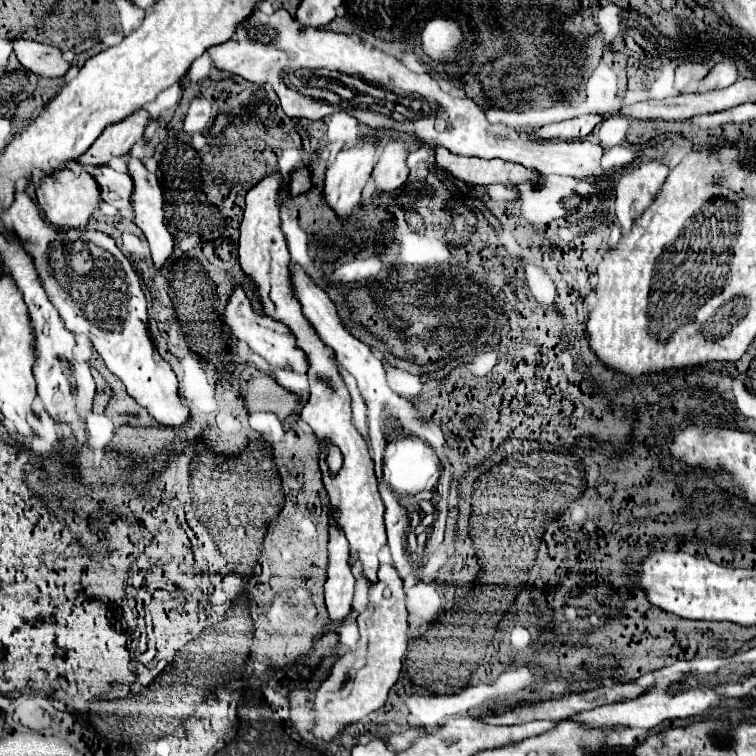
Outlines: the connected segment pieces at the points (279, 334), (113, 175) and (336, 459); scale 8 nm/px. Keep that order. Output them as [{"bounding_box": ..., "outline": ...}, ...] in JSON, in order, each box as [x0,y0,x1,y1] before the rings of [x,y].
[{"bounding_box":[219,285,307,375],"outline":[[[235,285],[229,293],[229,301],[225,305],[225,309],[219,313],[221,317],[221,323],[225,325],[225,329],[247,341],[247,345],[257,353],[261,355],[273,369],[291,369],[291,371],[297,371],[301,375],[307,375],[307,355],[303,349],[297,347],[297,339],[295,335],[291,333],[291,329],[281,323],[281,321],[275,321],[273,317],[269,315],[263,315],[255,309],[255,301],[251,301],[243,289],[243,285]]]},{"bounding_box":[95,167,133,211],"outline":[[[101,167],[95,175],[95,181],[101,189],[101,199],[119,211],[131,209],[131,195],[133,195],[133,179],[127,173],[119,173],[111,167]]]},{"bounding_box":[327,445,343,475],"outline":[[[331,445],[329,449],[327,449],[327,467],[329,467],[329,473],[331,475],[335,475],[335,473],[339,473],[339,469],[341,469],[341,465],[343,465],[343,457],[341,457],[341,451],[335,447],[335,445]]]}]

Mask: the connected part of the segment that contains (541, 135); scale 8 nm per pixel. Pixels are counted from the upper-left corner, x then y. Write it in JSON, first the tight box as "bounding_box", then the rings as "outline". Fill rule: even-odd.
{"bounding_box":[533,113,613,141],"outline":[[[585,113],[585,115],[573,117],[573,119],[565,119],[559,123],[537,127],[533,131],[533,137],[537,137],[537,139],[563,139],[563,141],[583,139],[593,131],[593,127],[597,123],[603,123],[611,115],[613,113]]]}

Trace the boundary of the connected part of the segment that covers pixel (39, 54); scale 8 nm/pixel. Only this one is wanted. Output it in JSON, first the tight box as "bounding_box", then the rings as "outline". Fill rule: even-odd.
{"bounding_box":[13,39,73,77],"outline":[[[15,39],[13,47],[21,65],[41,77],[65,77],[73,67],[71,57],[59,47],[25,39]]]}

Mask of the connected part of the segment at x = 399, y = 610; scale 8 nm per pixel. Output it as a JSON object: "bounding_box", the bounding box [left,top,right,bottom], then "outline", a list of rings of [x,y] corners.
{"bounding_box":[315,565,407,739],"outline":[[[393,565],[379,567],[379,579],[369,585],[369,603],[367,609],[357,617],[359,625],[359,649],[343,655],[331,675],[323,681],[315,695],[315,737],[333,739],[339,731],[355,721],[361,721],[375,709],[381,709],[387,701],[389,689],[395,685],[405,647],[407,647],[407,609],[405,609],[405,593],[403,581]]]}

